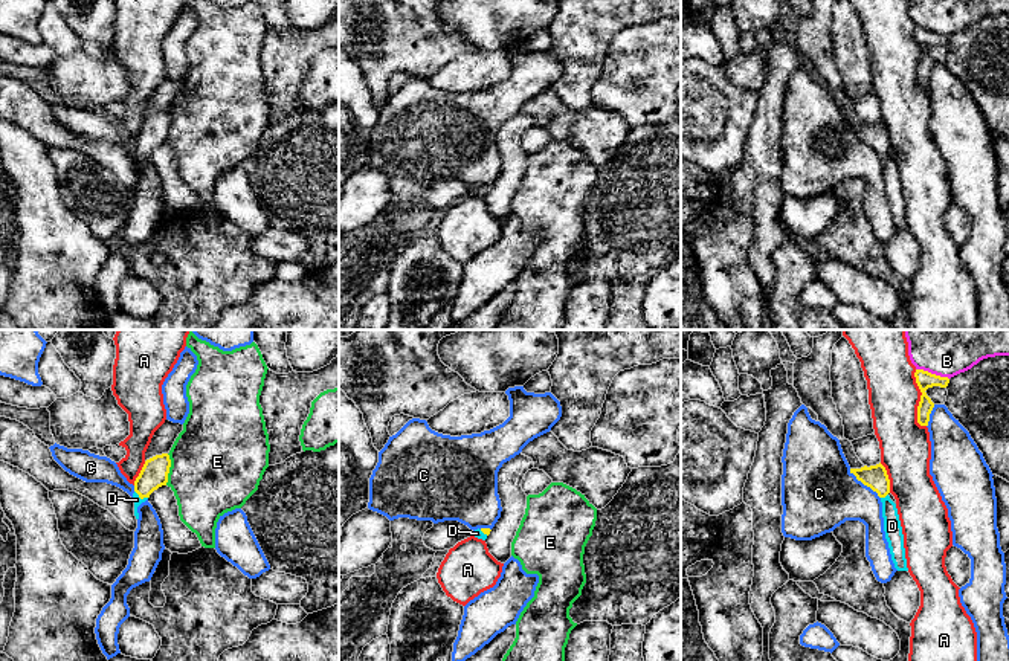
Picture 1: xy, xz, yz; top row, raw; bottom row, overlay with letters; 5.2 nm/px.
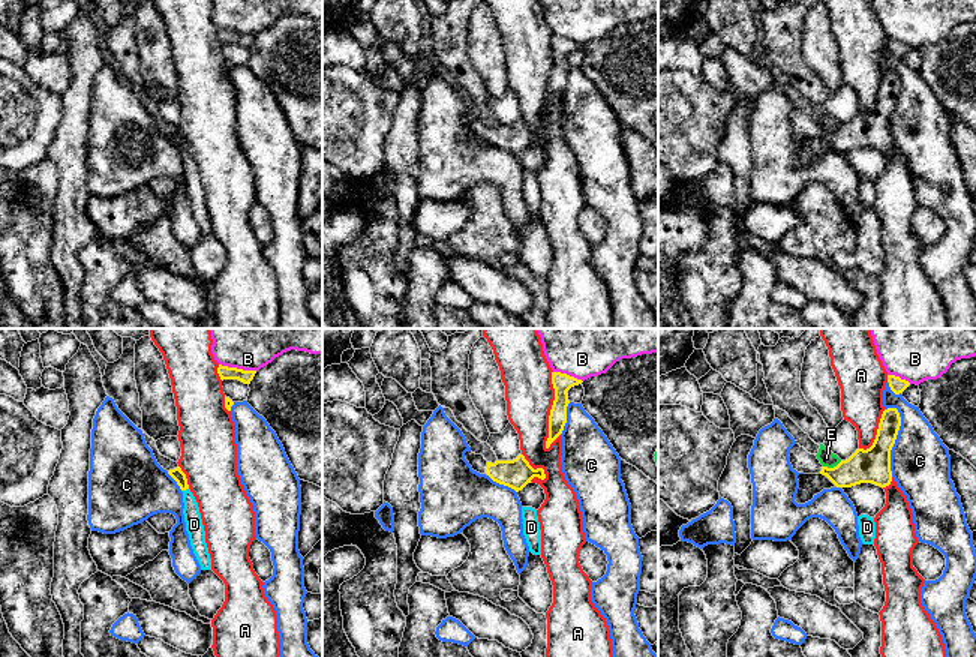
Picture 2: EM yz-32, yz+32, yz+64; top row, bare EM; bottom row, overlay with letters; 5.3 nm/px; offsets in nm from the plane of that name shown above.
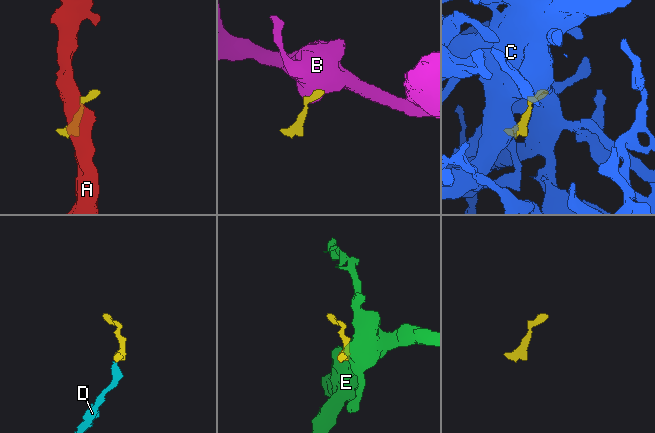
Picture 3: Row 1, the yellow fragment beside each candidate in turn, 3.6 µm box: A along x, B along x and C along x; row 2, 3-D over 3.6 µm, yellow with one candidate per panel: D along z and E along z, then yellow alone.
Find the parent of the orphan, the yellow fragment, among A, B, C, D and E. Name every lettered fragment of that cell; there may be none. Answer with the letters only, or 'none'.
D

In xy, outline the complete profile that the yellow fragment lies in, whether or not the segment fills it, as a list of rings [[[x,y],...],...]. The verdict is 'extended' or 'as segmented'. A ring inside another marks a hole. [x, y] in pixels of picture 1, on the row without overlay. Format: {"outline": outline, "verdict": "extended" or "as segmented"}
{"outline": [[[168,111],[156,113],[145,119],[139,134],[134,139],[134,174],[139,177],[137,165],[145,160],[150,153],[168,140],[171,118]]], "verdict": "extended"}

